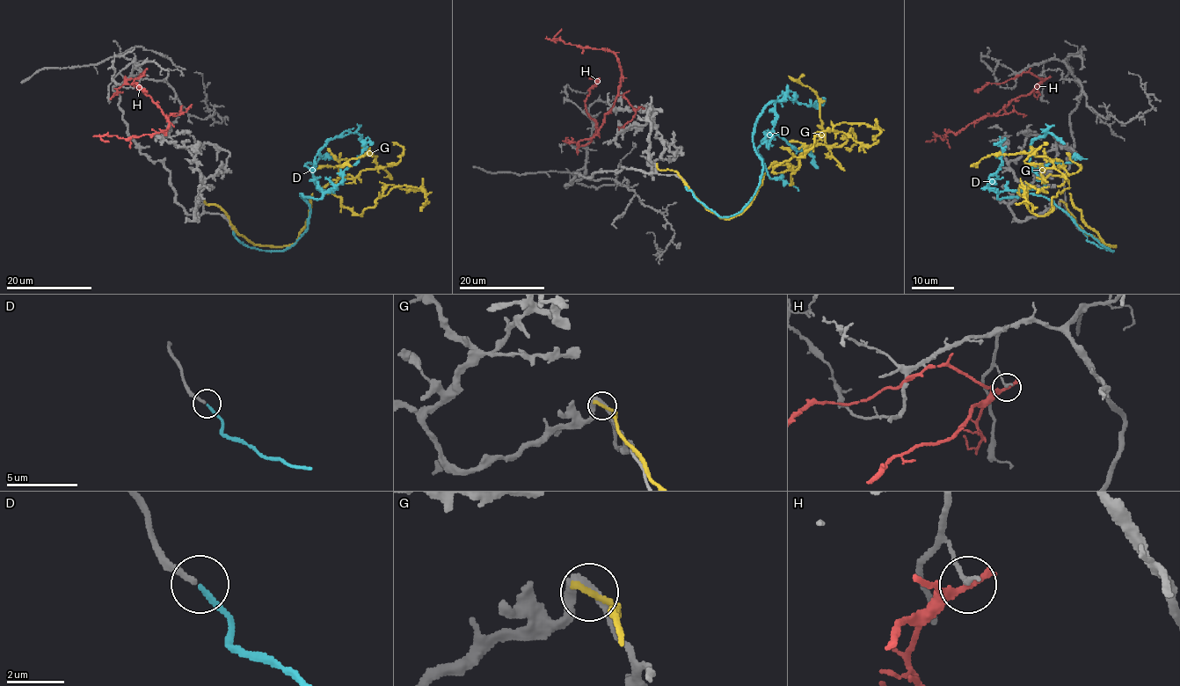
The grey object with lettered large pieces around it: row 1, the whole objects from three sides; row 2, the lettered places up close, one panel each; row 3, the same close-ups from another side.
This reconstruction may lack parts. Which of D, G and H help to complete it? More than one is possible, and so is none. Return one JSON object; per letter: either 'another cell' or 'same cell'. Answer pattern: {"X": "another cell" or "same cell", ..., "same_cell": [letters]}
{"D": "same cell", "G": "another cell", "H": "another cell", "same_cell": ["D"]}

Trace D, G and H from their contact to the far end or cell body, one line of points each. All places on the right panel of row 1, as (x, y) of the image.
D: (1082, 231), (1113, 251), (1042, 196), (998, 198), (1044, 186), (1029, 163), (1034, 140), (1047, 132), (1065, 143)
G: (1062, 201), (1088, 234), (1115, 246), (1081, 217), (1066, 177), (1041, 173), (1052, 162), (1045, 156), (972, 165)
H: (1046, 79), (1040, 81), (1030, 92), (1013, 99), (991, 116), (984, 116), (943, 138), (937, 135), (925, 142)

